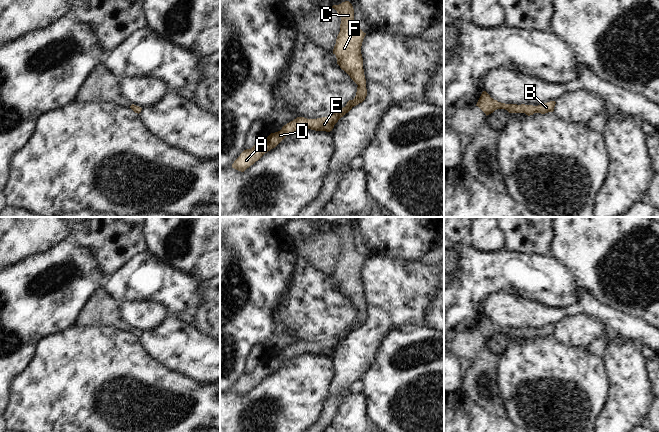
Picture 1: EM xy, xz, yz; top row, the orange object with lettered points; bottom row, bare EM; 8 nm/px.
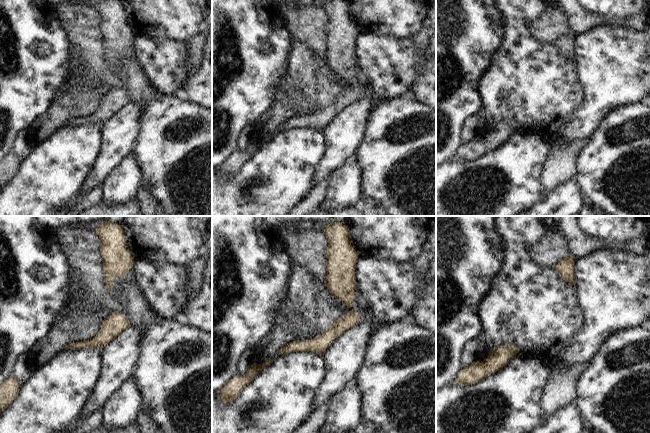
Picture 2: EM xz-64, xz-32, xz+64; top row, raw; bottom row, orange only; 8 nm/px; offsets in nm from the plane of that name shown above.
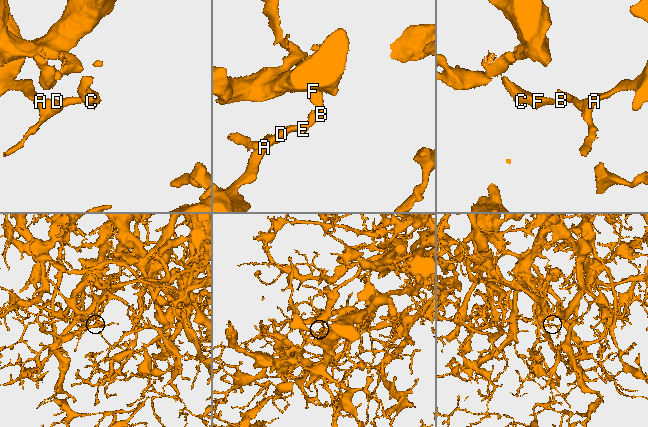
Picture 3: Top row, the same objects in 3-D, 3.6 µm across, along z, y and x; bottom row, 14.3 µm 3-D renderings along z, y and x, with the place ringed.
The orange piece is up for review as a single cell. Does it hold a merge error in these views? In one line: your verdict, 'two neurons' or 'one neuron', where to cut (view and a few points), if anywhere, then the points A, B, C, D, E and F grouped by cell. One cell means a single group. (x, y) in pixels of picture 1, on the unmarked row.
one neuron | no cut | A B C D E F

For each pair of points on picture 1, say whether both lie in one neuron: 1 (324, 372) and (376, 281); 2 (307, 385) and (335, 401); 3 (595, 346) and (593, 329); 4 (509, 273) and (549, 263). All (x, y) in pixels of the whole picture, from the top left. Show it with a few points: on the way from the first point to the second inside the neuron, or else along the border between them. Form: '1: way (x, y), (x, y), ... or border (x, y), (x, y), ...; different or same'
1: border (330, 358), (334, 370), (331, 384); different
2: border (325, 402), (322, 414), (316, 421); different
3: border (602, 337), (596, 338), (587, 347); different
4: way (519, 273), (539, 273); same

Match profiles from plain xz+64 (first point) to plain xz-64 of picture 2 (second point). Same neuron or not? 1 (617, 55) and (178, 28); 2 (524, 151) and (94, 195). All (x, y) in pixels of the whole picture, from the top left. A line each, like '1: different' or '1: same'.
1: different
2: different

